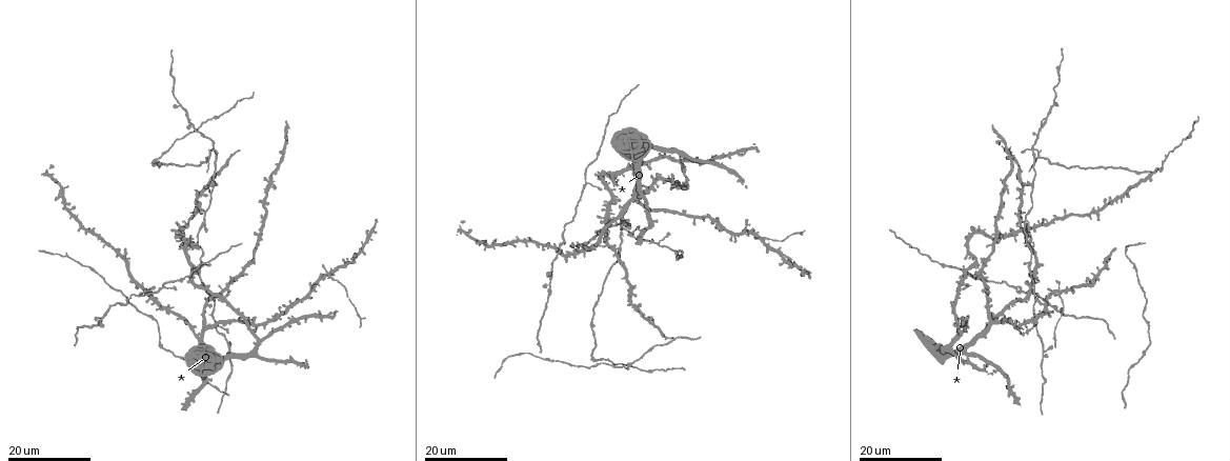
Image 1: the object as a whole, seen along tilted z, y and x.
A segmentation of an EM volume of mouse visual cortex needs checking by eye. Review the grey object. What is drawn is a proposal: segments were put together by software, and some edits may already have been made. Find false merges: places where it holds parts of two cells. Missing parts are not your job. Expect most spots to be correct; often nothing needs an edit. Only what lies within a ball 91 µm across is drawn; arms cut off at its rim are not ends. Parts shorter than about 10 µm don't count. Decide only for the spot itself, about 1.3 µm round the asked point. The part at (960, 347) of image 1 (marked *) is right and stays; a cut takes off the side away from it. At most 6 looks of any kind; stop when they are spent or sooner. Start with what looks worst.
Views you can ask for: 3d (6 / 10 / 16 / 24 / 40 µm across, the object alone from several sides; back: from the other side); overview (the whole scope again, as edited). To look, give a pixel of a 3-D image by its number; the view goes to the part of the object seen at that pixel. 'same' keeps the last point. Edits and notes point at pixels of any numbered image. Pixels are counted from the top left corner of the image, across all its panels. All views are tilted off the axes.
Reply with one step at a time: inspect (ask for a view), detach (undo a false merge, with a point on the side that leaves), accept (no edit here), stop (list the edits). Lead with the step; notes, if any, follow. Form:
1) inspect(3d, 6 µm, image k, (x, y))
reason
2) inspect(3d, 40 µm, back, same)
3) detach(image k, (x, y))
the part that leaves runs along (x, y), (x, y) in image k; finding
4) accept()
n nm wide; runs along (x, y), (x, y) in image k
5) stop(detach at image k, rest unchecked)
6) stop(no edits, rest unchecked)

inspect(3d, 16 µm, image 1, (1032, 147))
looks like a crossing

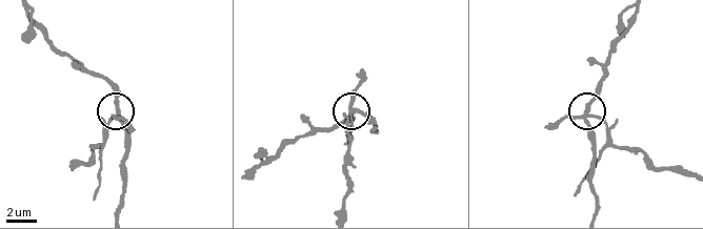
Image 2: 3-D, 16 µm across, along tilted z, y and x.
inspect(3d, 6 µm, image 2, (116, 112))

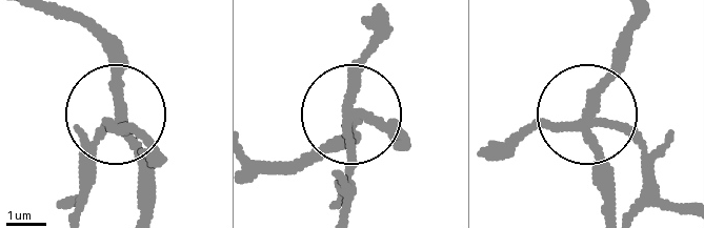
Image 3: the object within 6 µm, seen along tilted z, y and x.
detach(image 3, (137, 131))
4 arms; the part that leaves runs along (113, 121), (87, 184), (65, 201) in image 3; a second cell is stuck on

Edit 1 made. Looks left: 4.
inspect(overview)

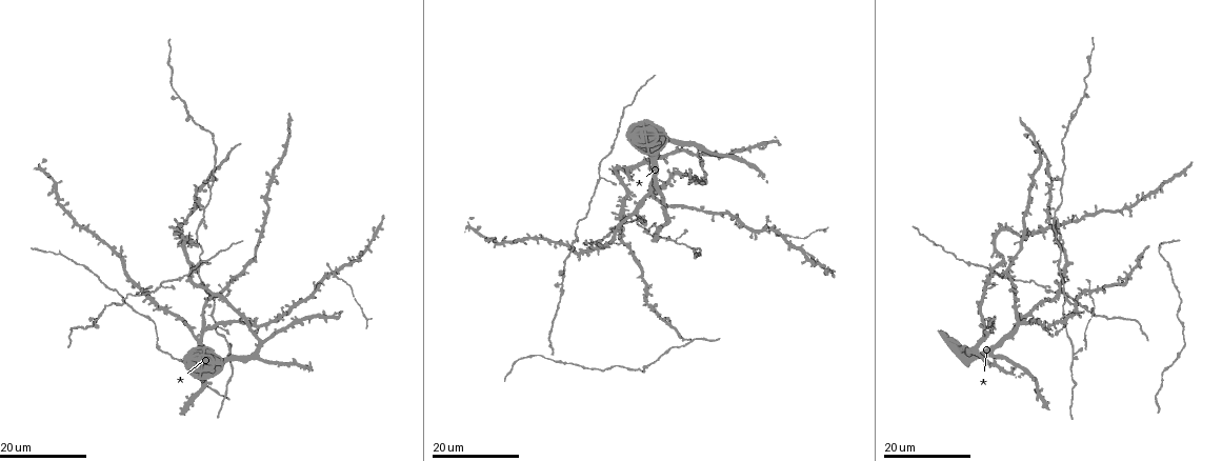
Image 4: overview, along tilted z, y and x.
inspect(3d, 24 µm, image 4, (1086, 312))
three arms meet

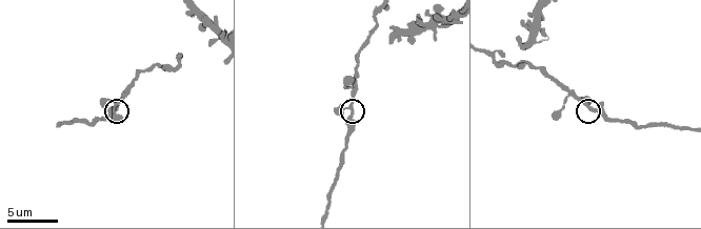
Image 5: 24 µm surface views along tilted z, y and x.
inspect(3d, 6 µm, image 5, (351, 114))

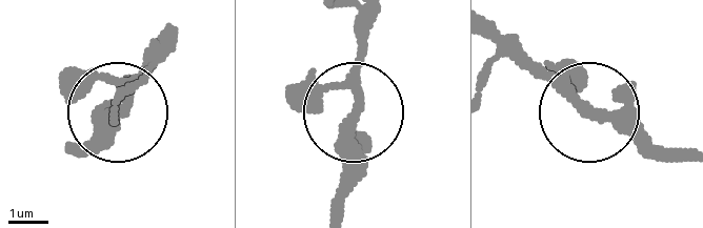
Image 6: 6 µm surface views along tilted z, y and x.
accept()
3 arms; one cell here

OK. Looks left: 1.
stop(detach at image 3, rest unchecked)

